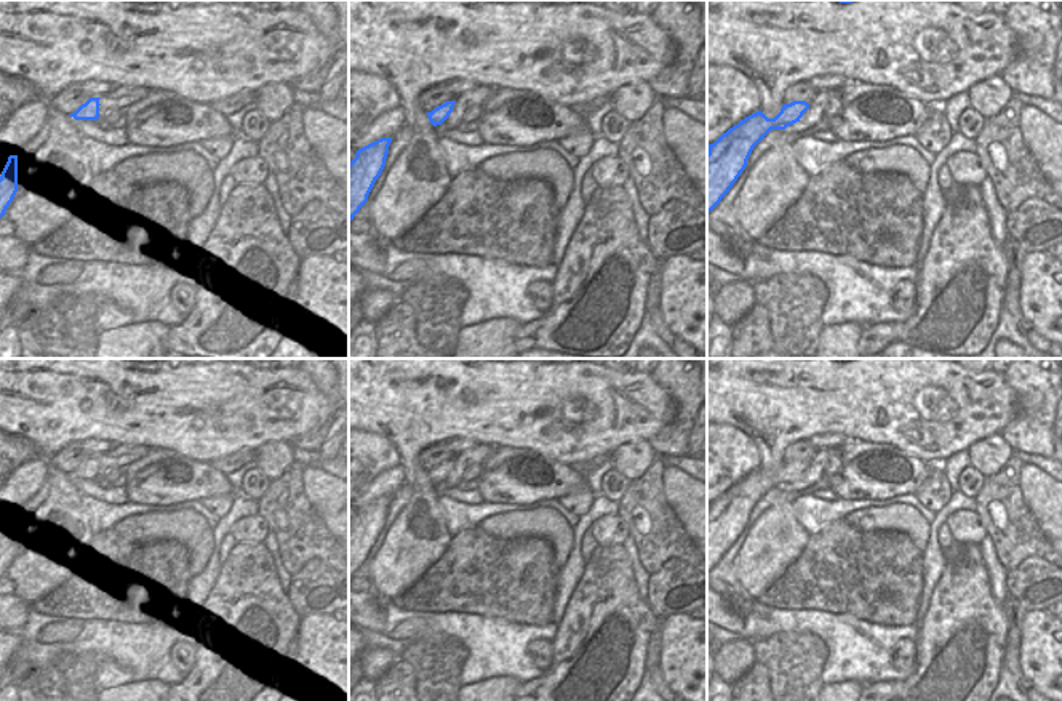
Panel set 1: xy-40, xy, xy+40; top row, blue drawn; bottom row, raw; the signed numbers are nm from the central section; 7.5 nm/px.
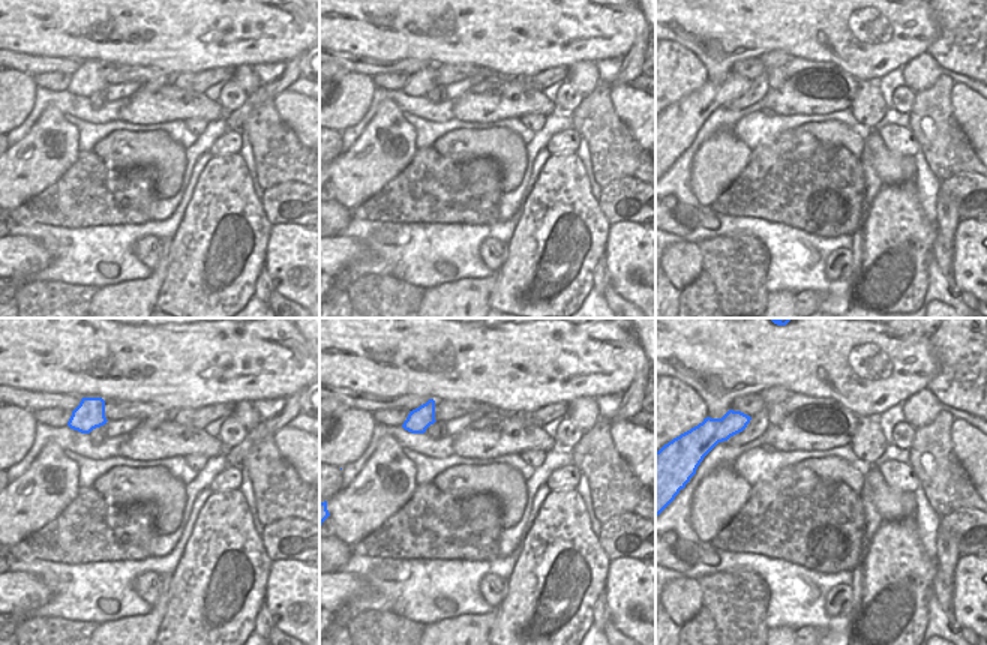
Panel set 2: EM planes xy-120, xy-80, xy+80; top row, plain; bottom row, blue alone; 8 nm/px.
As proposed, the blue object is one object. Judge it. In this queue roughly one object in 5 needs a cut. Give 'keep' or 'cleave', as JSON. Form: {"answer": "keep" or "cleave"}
{"answer": "keep"}

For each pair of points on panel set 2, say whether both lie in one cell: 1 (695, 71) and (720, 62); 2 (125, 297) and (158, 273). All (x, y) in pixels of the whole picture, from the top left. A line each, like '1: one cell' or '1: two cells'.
1: two cells
2: one cell

